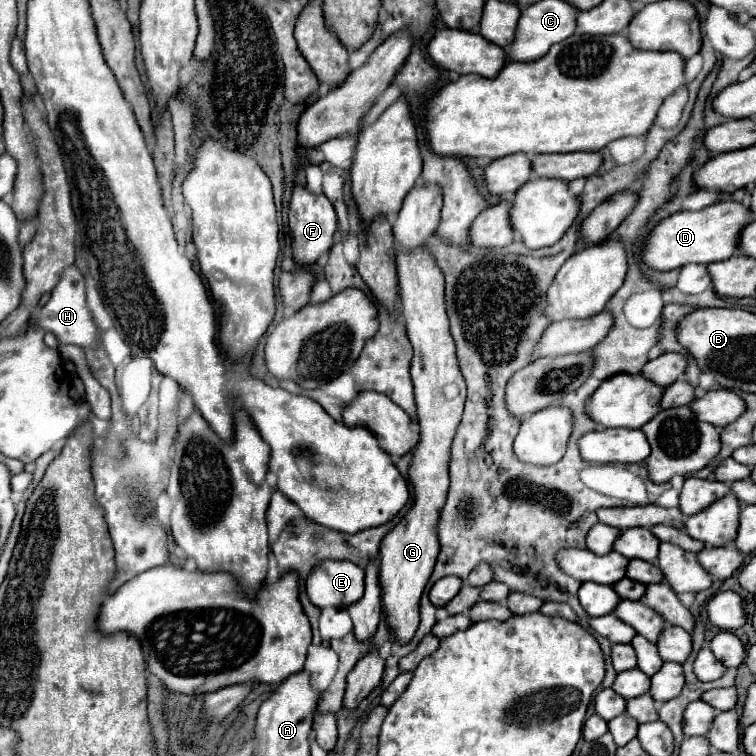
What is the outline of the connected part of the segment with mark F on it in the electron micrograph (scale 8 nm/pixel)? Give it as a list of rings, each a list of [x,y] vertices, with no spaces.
[[[296,186],[290,200],[288,226],[292,232],[292,256],[298,266],[312,266],[316,260],[326,254],[334,244],[334,232],[338,228],[338,218],[332,202],[326,196],[316,196],[302,186]]]

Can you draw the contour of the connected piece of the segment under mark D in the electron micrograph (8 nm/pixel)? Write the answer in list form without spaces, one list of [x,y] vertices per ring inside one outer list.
[[[716,202],[698,212],[676,212],[660,220],[646,236],[642,260],[648,268],[668,272],[686,264],[712,264],[736,254],[738,234],[750,222],[750,210],[740,202]]]

